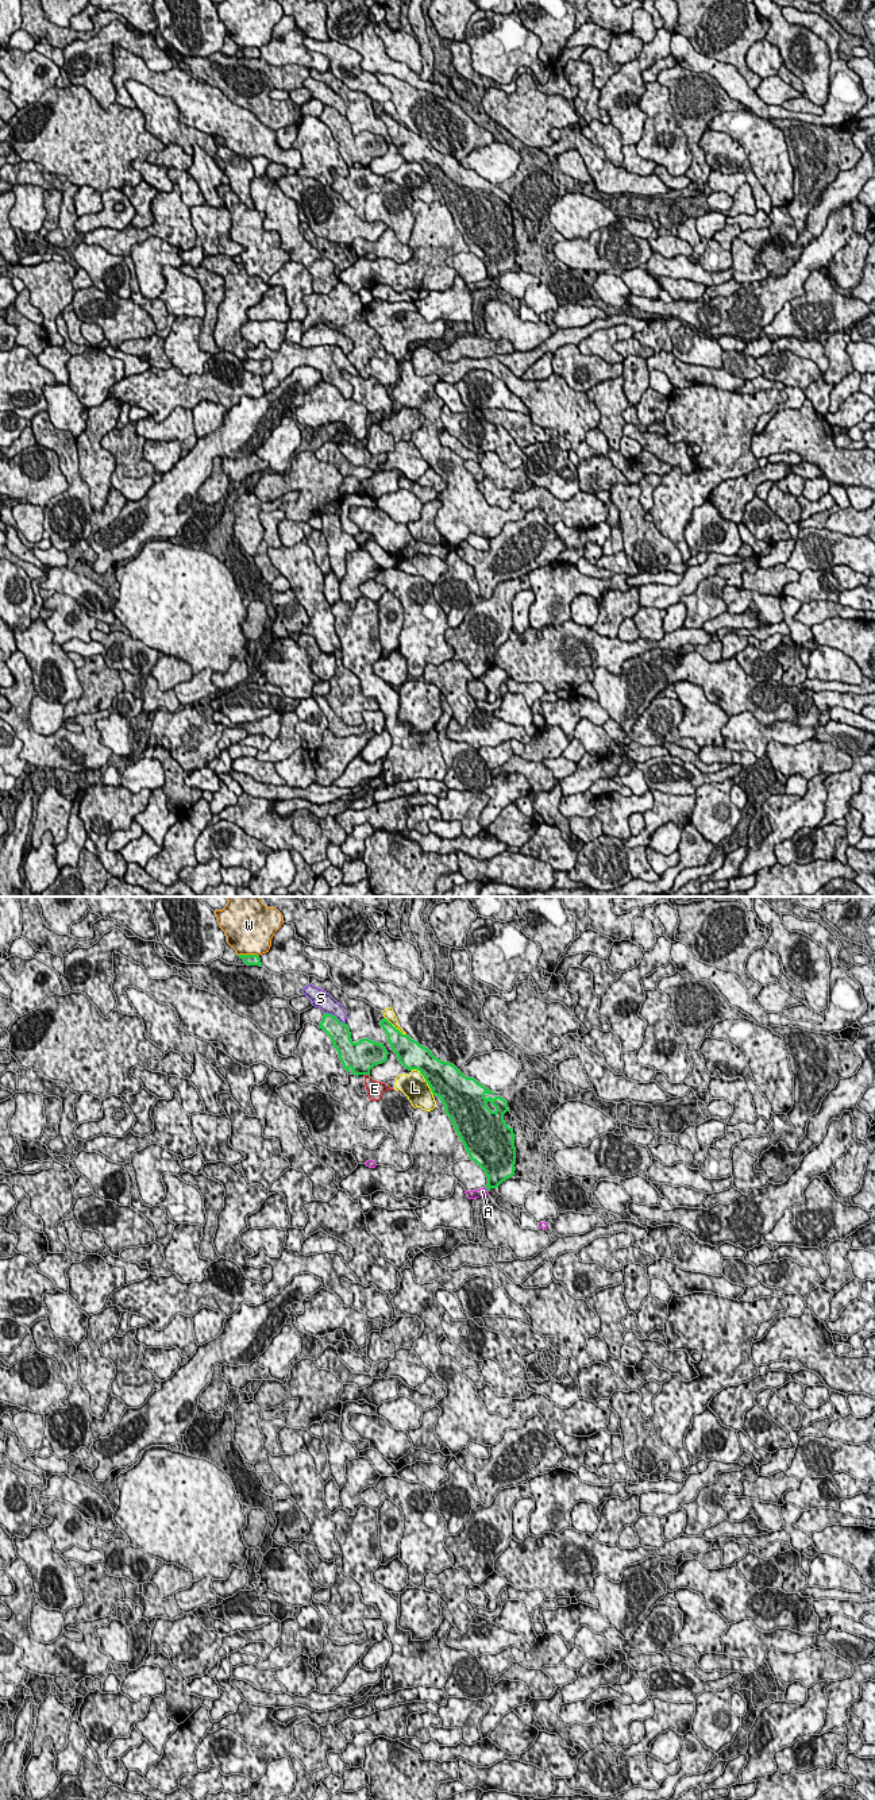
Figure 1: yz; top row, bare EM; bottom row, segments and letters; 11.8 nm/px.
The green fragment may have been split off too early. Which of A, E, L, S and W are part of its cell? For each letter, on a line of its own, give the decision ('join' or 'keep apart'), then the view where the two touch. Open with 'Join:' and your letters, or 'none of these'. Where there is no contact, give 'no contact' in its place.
Join: A
A: join | yz
E: keep apart | yz
L: keep apart | yz
S: keep apart | yz
W: keep apart | yz

